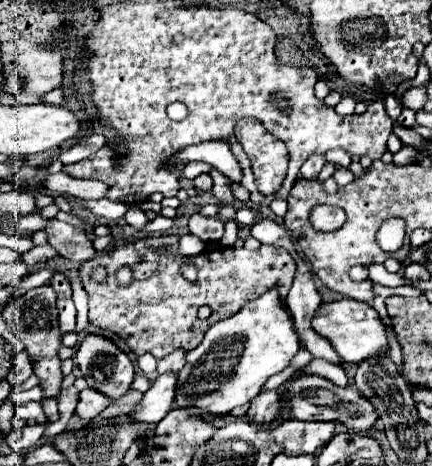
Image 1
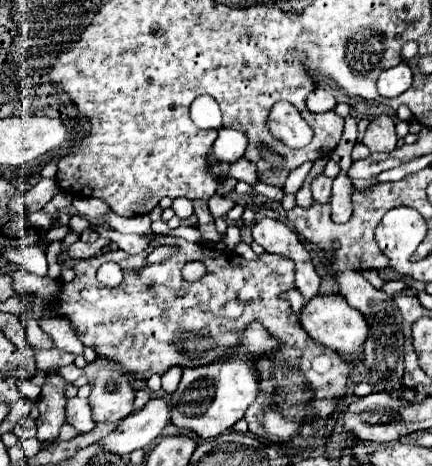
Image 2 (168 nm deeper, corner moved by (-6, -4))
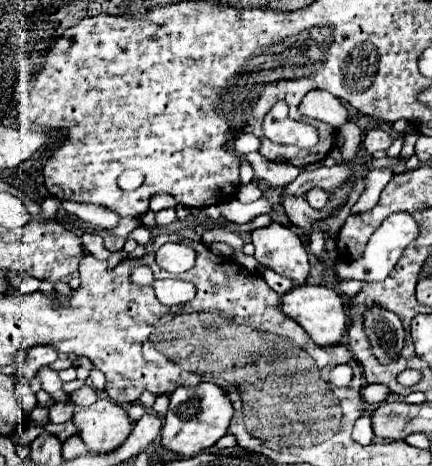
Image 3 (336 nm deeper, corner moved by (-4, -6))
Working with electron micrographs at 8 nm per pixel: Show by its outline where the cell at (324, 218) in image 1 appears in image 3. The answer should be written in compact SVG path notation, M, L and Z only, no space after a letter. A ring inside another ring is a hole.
M372 305L364 309L362 317L368 341L372 345L372 353L382 365L390 365L394 359L398 359L404 347L404 327L398 315L386 311L384 307Z

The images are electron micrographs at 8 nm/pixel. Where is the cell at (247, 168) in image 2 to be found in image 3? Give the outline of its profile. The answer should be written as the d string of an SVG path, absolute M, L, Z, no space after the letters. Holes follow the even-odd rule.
M248 153L246 161L252 165L254 177L258 181L264 181L270 187L286 187L286 183L292 183L294 177L302 171L300 167L272 163L272 161L264 159L260 153Z

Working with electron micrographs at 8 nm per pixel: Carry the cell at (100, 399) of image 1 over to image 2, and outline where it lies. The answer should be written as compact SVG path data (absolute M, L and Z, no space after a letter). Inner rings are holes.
M72 397L66 401L66 423L70 423L78 433L88 433L94 429L92 409L88 409L88 399Z

